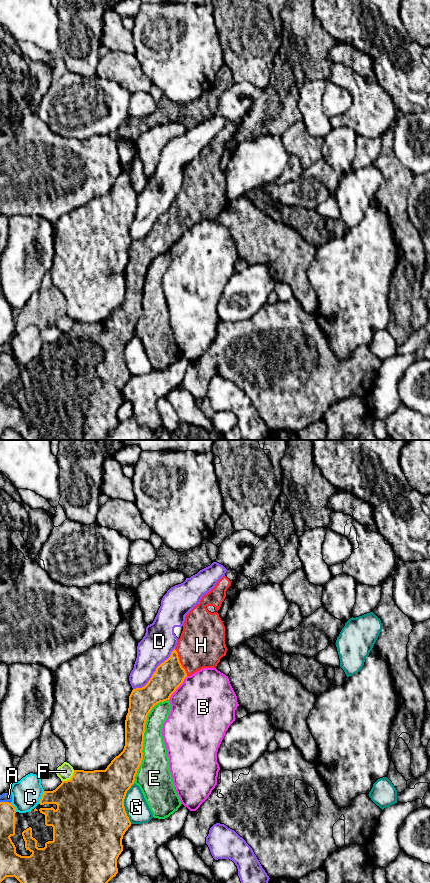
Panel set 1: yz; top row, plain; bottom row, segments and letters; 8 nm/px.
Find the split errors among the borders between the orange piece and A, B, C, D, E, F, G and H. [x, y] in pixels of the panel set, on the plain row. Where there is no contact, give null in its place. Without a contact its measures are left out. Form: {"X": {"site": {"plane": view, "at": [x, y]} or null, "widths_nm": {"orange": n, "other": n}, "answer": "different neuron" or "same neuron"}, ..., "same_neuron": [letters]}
{"A": {"site": {"plane": "yz", "at": [5, 354]}, "widths_nm": {"orange": 130, "other": 80}, "answer": "different neuron"}, "B": {"site": {"plane": "yz", "at": [177, 239]}, "widths_nm": {"orange": 240, "other": 500}, "answer": "different neuron"}, "C": {"site": {"plane": "yz", "at": [41, 349]}, "widths_nm": {"orange": 280, "other": 240}, "answer": "different neuron"}, "D": {"site": {"plane": "yz", "at": [154, 224]}, "widths_nm": {"orange": 240, "other": 260}, "answer": "different neuron"}, "E": {"site": {"plane": "yz", "at": [143, 289]}, "widths_nm": {"orange": 200, "other": 220}, "answer": "different neuron"}, "F": {"site": {"plane": "yz", "at": [71, 330]}, "widths_nm": {"orange": 500, "other": 120}, "answer": "different neuron"}, "G": {"site": {"plane": "yz", "at": [123, 355]}, "widths_nm": {"orange": 500, "other": 190}, "answer": "different neuron"}, "H": {"site": {"plane": "yz", "at": [179, 214]}, "widths_nm": {"orange": 240, "other": 360}, "answer": "same neuron"}, "same_neuron": ["H"]}

